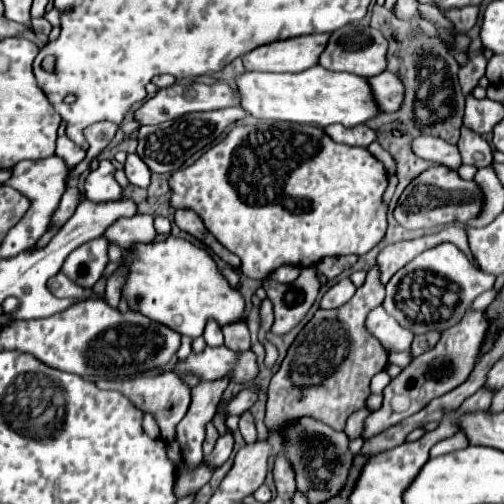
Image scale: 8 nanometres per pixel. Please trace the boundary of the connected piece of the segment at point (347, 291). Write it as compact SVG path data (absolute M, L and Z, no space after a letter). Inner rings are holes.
M346 276L346 278L340 278L320 300L320 308L324 310L330 310L330 308L338 308L342 304L346 304L356 292L356 286L352 284L352 280Z

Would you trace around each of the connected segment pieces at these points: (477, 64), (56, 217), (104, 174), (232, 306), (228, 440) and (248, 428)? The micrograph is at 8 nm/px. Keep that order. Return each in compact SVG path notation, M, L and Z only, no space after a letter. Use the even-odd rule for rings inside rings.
M478 54L474 58L470 58L470 62L460 68L460 86L464 90L464 94L472 92L476 86L478 86L478 80L484 76L484 70L486 70L486 64L488 60L484 58L484 54Z
M66 188L66 192L62 194L62 200L60 200L56 212L52 214L50 226L62 228L62 224L66 224L66 220L74 214L78 202L80 202L80 190L78 188Z
M100 160L100 166L88 174L84 190L86 198L94 202L108 202L122 198L122 188L114 180L114 166L110 160Z
M170 236L164 242L134 244L120 264L128 268L128 276L122 286L122 298L126 298L128 308L182 336L202 336L208 318L218 320L220 326L242 320L242 294L224 280L208 252L188 240Z
M226 432L224 436L218 438L212 454L206 456L204 460L206 460L210 466L220 468L220 466L228 460L228 456L230 456L230 452L232 452L232 446L234 446L234 436L232 436L232 432Z
M244 412L242 418L240 418L240 432L246 440L246 444L254 444L258 440L258 434L256 434L256 426L254 426L254 418L250 412Z

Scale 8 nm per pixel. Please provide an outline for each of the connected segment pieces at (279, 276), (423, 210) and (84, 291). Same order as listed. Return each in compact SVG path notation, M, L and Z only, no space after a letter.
M280 266L278 270L272 272L272 278L276 278L282 284L290 284L300 276L300 268L298 266Z
M432 166L424 170L418 178L414 178L402 192L394 208L394 218L406 230L422 230L454 222L468 222L470 218L478 216L480 208L482 208L482 190L478 188L476 182L464 182L456 174L456 170L450 170L446 166Z
M58 272L56 276L50 278L48 282L48 288L52 290L52 294L57 298L77 298L84 299L92 294L92 290L88 288L78 288L78 284L74 284L68 276L64 276L62 272Z

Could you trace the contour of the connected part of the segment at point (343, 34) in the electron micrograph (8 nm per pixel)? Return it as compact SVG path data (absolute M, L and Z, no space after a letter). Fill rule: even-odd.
M348 24L330 34L330 40L328 40L318 64L332 72L350 72L356 76L370 78L370 76L376 76L378 72L386 70L386 50L388 50L388 42L382 36L382 32L378 32L370 26Z

